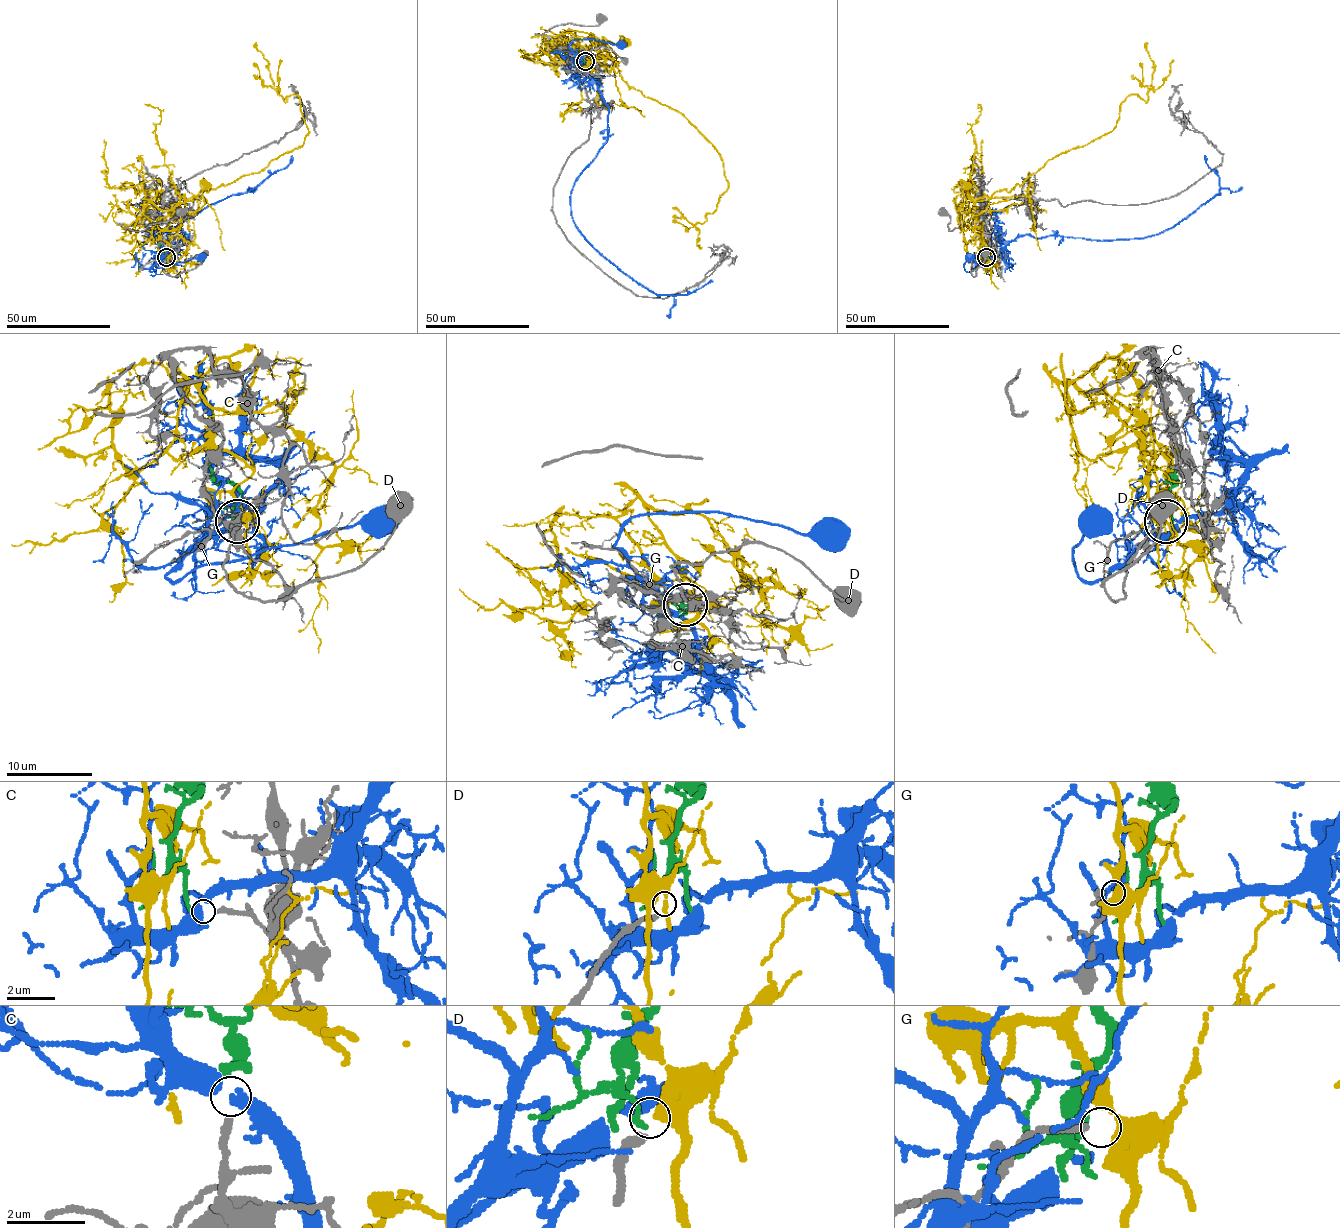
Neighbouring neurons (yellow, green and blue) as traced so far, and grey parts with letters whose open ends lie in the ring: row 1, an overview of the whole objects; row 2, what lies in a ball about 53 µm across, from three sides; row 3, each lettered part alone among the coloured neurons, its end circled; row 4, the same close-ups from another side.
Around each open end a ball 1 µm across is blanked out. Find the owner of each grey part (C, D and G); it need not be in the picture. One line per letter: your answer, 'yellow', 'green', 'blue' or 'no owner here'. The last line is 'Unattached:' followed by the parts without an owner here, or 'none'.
C: green
D: no owner here
G: yellow
Unattached: D

